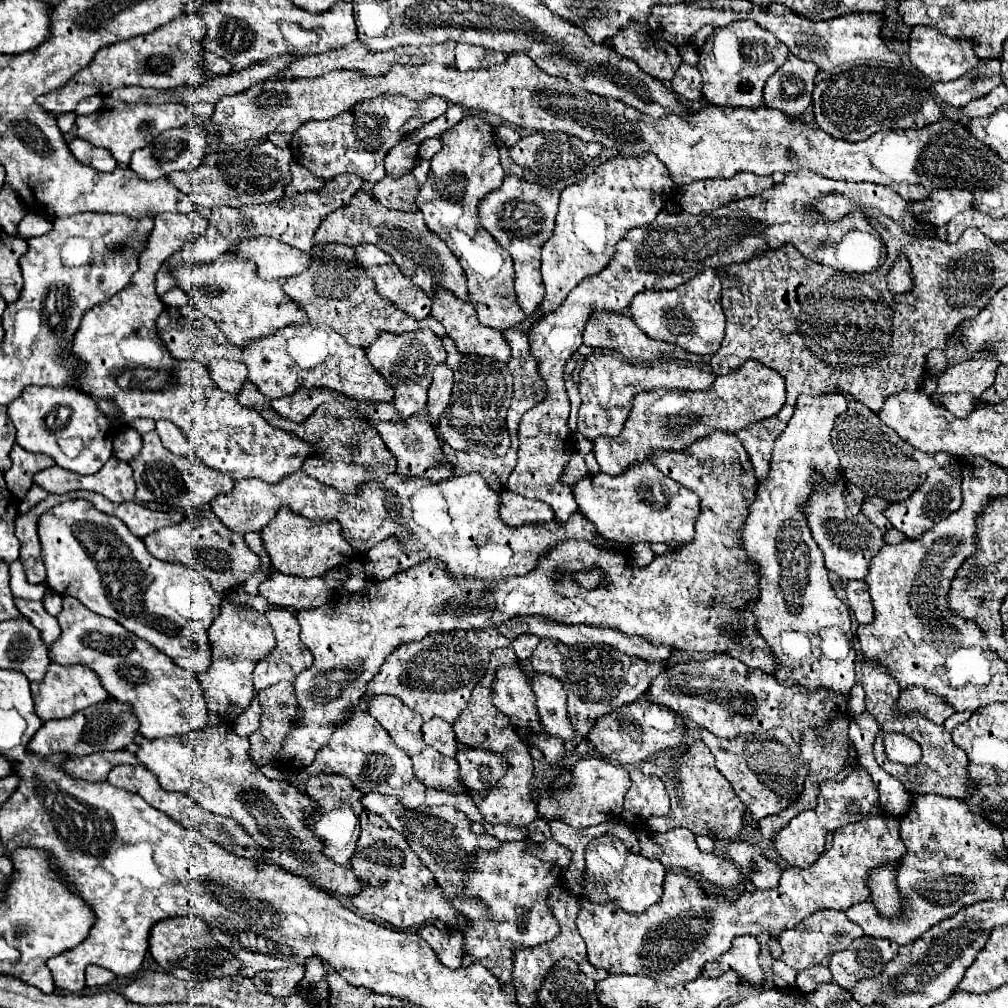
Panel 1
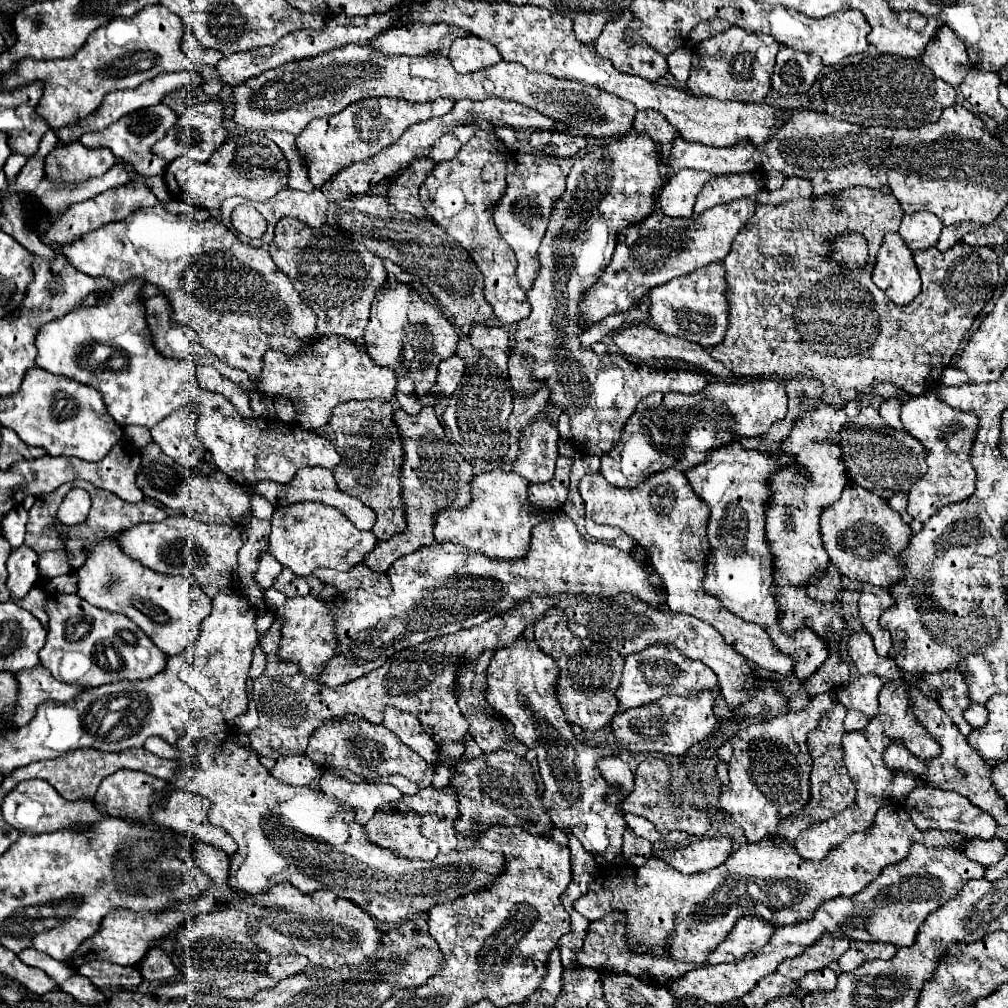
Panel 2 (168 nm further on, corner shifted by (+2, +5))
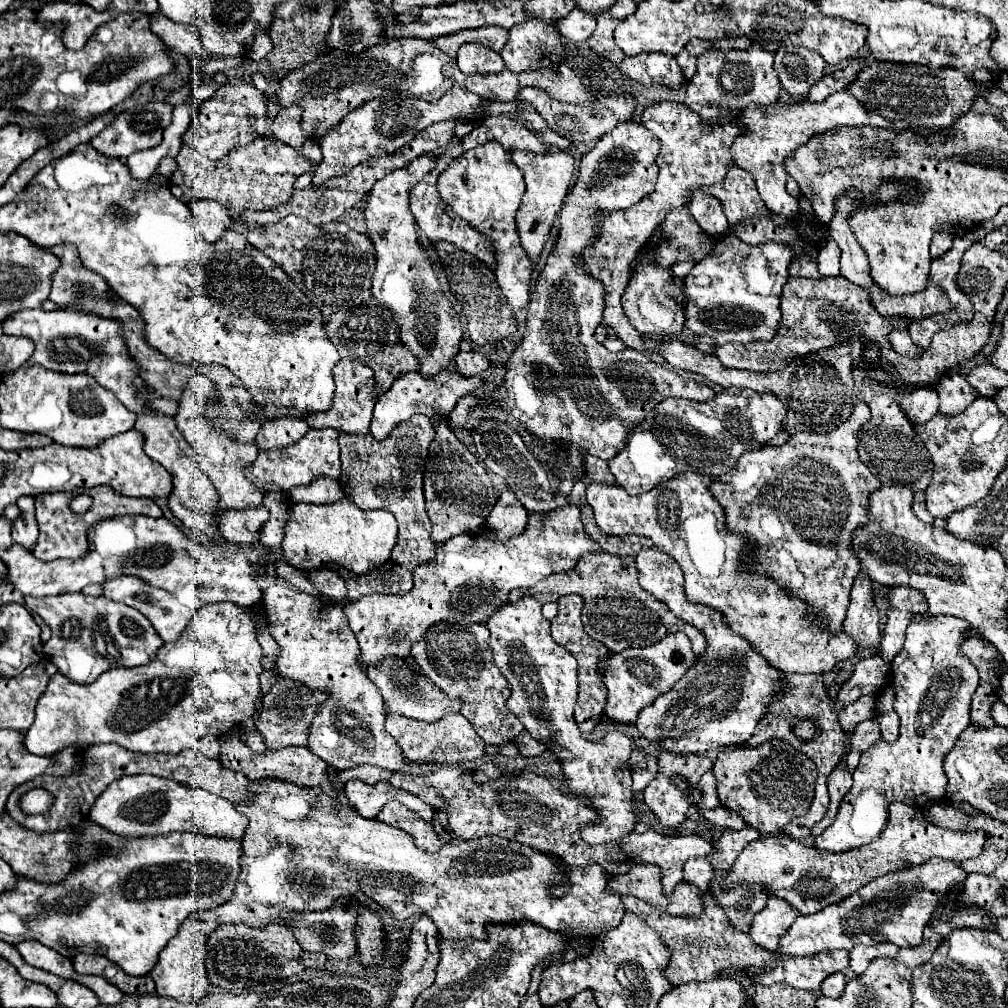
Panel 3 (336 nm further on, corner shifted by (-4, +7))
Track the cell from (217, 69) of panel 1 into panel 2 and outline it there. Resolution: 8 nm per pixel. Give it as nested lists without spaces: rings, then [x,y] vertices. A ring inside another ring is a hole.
[[[190,31],[184,33],[184,41],[182,41],[182,51],[186,53],[186,57],[190,59],[190,63],[194,67],[208,67],[208,65],[216,65],[224,55],[220,51],[214,49],[206,49],[200,47],[200,43],[194,39],[194,35]]]

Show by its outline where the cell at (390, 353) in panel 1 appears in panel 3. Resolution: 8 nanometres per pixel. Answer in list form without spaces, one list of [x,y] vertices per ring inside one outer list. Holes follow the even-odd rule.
[[[434,153],[420,155],[416,161],[408,163],[402,169],[394,169],[384,179],[380,179],[370,193],[366,203],[366,225],[368,235],[376,245],[376,273],[372,277],[372,295],[374,299],[388,307],[394,321],[398,323],[398,339],[410,349],[418,361],[418,373],[422,377],[434,377],[446,369],[452,357],[460,351],[462,341],[462,323],[452,303],[440,289],[438,279],[430,267],[430,259],[420,251],[416,243],[414,217],[408,209],[408,191],[428,169],[432,169]]]

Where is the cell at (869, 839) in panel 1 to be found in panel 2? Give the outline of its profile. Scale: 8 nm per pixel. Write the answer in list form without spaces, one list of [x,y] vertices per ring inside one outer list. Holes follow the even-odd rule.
[[[886,805],[878,809],[876,821],[868,831],[850,835],[838,849],[830,851],[830,855],[820,861],[808,861],[796,855],[794,845],[788,839],[782,839],[782,835],[740,845],[726,863],[694,875],[682,875],[674,871],[674,867],[666,867],[662,859],[650,857],[642,867],[620,865],[602,871],[574,907],[588,921],[602,919],[620,909],[626,913],[628,945],[636,953],[654,951],[658,957],[702,965],[706,963],[708,953],[726,939],[742,915],[762,915],[774,927],[810,919],[824,901],[838,895],[850,897],[860,893],[886,865],[906,859],[912,843],[922,843],[926,847],[956,847],[984,867],[998,863],[1006,855],[1006,847],[998,837],[986,841],[978,837],[966,839],[966,835],[954,831],[922,831],[914,827],[904,807]]]

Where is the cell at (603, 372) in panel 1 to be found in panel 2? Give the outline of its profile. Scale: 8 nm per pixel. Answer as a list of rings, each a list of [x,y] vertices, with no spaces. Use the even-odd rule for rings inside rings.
[[[630,131],[612,143],[598,145],[574,161],[570,175],[566,177],[566,191],[556,201],[546,235],[540,243],[540,273],[534,279],[530,291],[526,291],[526,299],[532,311],[524,321],[518,323],[512,351],[508,351],[508,379],[514,395],[534,395],[534,391],[540,391],[544,385],[550,389],[550,403],[562,407],[570,417],[572,445],[580,453],[598,457],[608,453],[614,443],[618,443],[622,427],[636,411],[636,405],[650,393],[674,391],[694,395],[708,383],[708,379],[696,371],[674,369],[668,373],[668,369],[632,365],[628,361],[624,361],[620,367],[596,369],[596,353],[590,349],[580,349],[580,327],[574,323],[574,319],[578,319],[578,303],[610,263],[620,229],[630,227],[630,223],[640,223],[650,215],[652,197],[660,185],[662,181],[658,175],[658,159],[654,153],[654,143],[648,135]]]

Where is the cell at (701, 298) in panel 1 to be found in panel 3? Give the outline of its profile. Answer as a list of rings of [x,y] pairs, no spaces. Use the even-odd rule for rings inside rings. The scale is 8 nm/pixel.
[[[724,235],[712,253],[696,263],[692,271],[684,277],[684,327],[692,335],[708,335],[716,343],[748,343],[748,341],[770,341],[774,337],[774,329],[780,321],[780,293],[782,285],[788,279],[788,265],[796,253],[810,253],[812,257],[818,255],[816,247],[808,245],[808,241],[798,239],[796,245],[780,245],[780,243],[764,243],[764,245],[744,245],[736,235]]]

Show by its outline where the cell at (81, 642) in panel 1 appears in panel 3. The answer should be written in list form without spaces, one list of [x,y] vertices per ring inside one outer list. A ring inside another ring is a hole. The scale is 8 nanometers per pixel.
[[[82,593],[26,597],[26,607],[40,615],[52,629],[52,637],[44,643],[44,657],[58,667],[58,673],[74,683],[94,683],[104,671],[116,667],[148,665],[162,647],[162,639],[142,613],[106,597]]]

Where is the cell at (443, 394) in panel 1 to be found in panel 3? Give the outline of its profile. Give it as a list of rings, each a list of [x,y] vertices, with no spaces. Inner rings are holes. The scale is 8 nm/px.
[[[460,351],[460,353],[454,357],[454,369],[456,369],[462,377],[478,375],[478,373],[482,373],[488,365],[490,365],[490,363],[488,363],[486,355],[478,353],[478,351],[470,351],[470,353]]]

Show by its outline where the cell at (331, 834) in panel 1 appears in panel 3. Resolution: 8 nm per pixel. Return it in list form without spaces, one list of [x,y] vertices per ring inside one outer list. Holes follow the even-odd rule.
[[[348,781],[344,785],[344,793],[346,793],[348,801],[358,809],[358,813],[364,815],[366,819],[374,819],[378,815],[378,811],[382,809],[382,805],[386,805],[390,799],[396,799],[402,805],[406,805],[408,809],[412,809],[414,813],[420,813],[420,817],[424,817],[426,821],[432,821],[432,815],[434,815],[434,809],[428,803],[424,803],[416,795],[396,789],[384,781],[380,781],[376,785],[368,785],[362,781]]]

